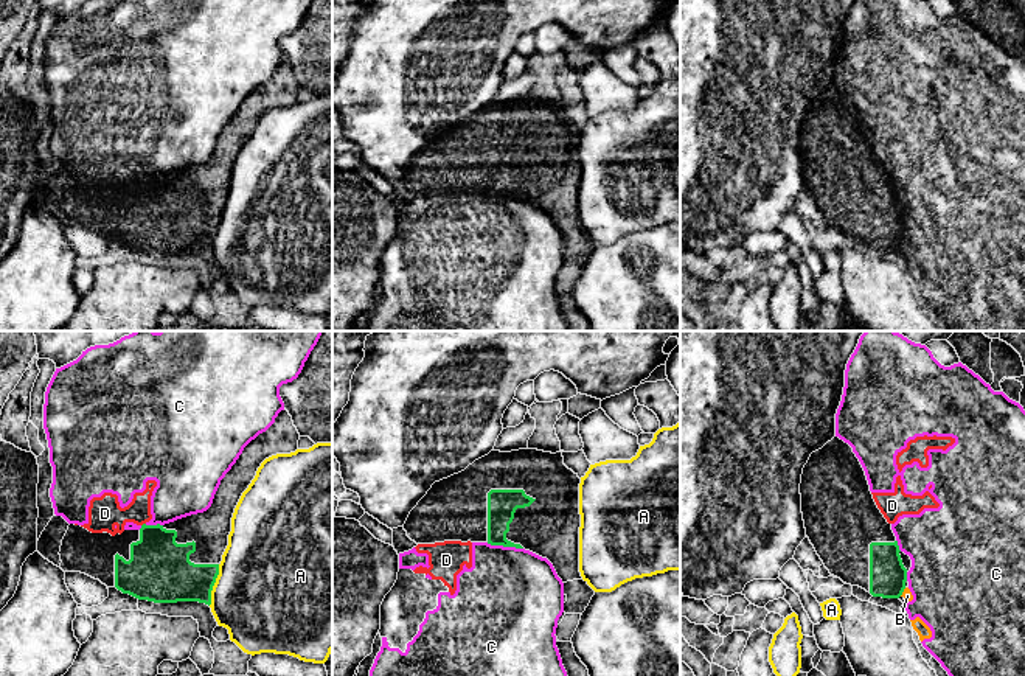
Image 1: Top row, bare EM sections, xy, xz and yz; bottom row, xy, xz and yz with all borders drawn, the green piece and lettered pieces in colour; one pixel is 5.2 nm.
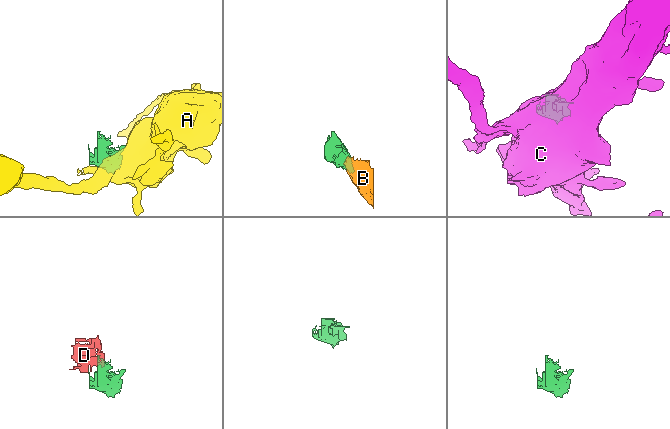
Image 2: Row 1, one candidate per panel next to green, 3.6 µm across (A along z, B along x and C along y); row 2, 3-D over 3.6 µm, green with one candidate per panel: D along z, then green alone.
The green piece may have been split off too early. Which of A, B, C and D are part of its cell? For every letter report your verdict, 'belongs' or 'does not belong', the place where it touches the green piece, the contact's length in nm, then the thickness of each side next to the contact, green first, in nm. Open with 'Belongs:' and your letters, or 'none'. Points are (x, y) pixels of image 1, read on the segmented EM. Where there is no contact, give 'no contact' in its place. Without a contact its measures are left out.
Belongs: none
A: does not belong | xy (213, 585) | 220 nm | 280/480 nm
B: does not belong | yz (903, 591) | 60 nm | 190/50 nm
C: does not belong | xz (505, 546) | 190 nm | 160/480 nm
D: does not belong | xy (143, 524) | 30 nm | 320/170 nm

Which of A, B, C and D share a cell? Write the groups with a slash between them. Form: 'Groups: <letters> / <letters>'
Groups: A / B C D

